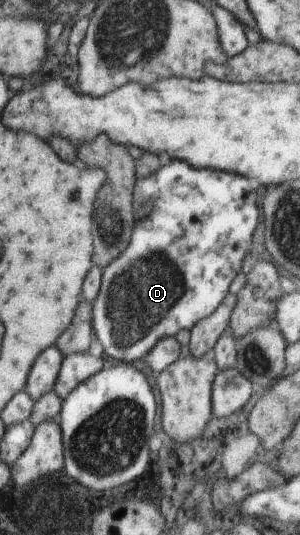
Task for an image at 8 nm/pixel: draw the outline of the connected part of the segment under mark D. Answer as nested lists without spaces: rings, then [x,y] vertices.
[[[171,162],[163,168],[159,168],[155,173],[146,176],[142,180],[135,182],[133,188],[133,218],[134,226],[131,232],[129,245],[121,252],[115,262],[111,262],[105,270],[103,270],[103,278],[101,278],[99,296],[93,302],[92,311],[92,328],[95,330],[95,336],[99,339],[103,351],[107,356],[115,358],[115,361],[132,363],[135,360],[144,359],[153,349],[153,346],[163,338],[176,336],[181,330],[189,330],[200,322],[203,318],[213,314],[215,310],[225,300],[225,296],[229,293],[229,287],[235,277],[242,272],[242,264],[248,251],[251,249],[253,233],[257,224],[259,224],[259,208],[257,208],[256,190],[249,184],[247,178],[241,178],[237,174],[229,174],[229,172],[215,172],[215,170],[195,170],[191,168],[187,162]]]

